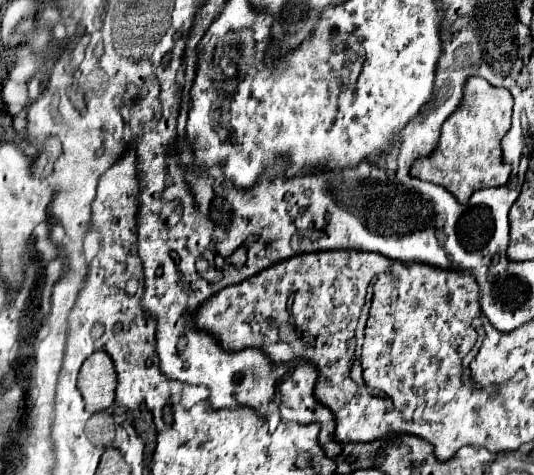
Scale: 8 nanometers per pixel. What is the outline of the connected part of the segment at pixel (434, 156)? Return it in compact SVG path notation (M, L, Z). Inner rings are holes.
M472 76L464 84L464 96L456 112L442 124L438 146L426 158L418 158L410 176L446 188L460 204L476 190L496 188L508 182L512 166L502 160L502 138L512 122L512 94L506 88L494 88L484 78Z

